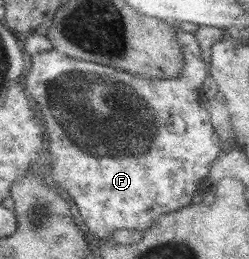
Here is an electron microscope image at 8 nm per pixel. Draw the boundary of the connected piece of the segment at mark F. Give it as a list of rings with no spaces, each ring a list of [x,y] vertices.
[[[187,22],[180,23],[180,26],[176,29],[176,42],[182,52],[184,64],[181,75],[168,80],[151,80],[150,78],[140,77],[140,74],[130,74],[130,69],[128,71],[116,71],[116,69],[112,69],[110,66],[102,66],[90,61],[66,57],[66,55],[62,55],[52,48],[49,51],[28,56],[31,67],[30,72],[24,79],[23,91],[33,100],[36,110],[45,124],[48,134],[51,177],[67,191],[70,199],[74,201],[77,207],[78,213],[82,218],[82,223],[96,237],[111,241],[114,232],[124,228],[144,232],[154,224],[154,220],[158,220],[165,213],[176,211],[177,209],[190,205],[192,196],[195,195],[196,189],[200,186],[201,179],[208,174],[210,165],[218,158],[218,152],[223,148],[221,142],[218,140],[215,129],[210,123],[209,113],[203,103],[198,100],[198,92],[196,92],[202,87],[206,73],[206,66],[201,58],[199,46],[193,35],[197,29],[198,26],[196,24]]]

